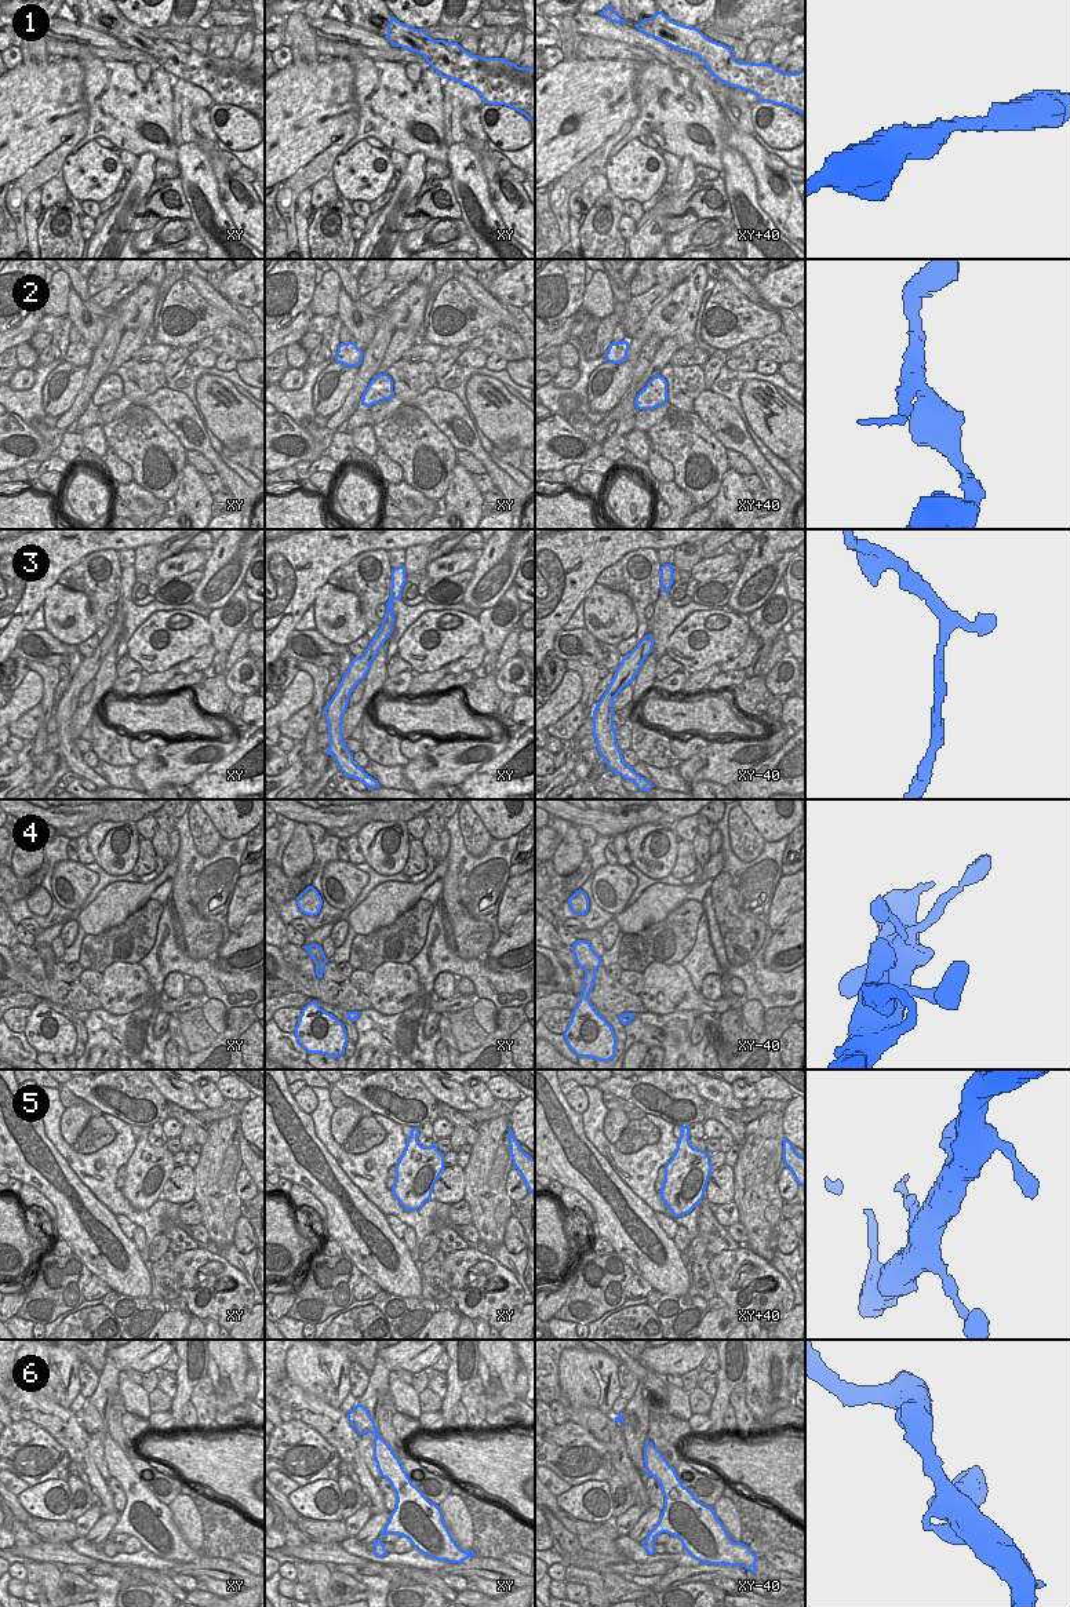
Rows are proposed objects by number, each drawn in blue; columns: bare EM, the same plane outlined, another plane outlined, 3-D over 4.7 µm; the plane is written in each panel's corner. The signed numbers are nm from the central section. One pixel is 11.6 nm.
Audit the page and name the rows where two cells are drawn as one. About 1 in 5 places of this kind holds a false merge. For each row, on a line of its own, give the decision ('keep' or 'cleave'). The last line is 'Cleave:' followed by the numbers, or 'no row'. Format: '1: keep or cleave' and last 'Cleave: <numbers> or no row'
1: keep
2: keep
3: keep
4: keep
5: keep
6: keep
Cleave: no row

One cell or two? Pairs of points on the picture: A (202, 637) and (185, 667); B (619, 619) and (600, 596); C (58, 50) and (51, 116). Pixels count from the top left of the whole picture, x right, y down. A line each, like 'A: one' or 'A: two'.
A: two
B: one
C: two

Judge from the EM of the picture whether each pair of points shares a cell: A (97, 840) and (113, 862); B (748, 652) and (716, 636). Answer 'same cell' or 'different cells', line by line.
A: same cell
B: different cells

